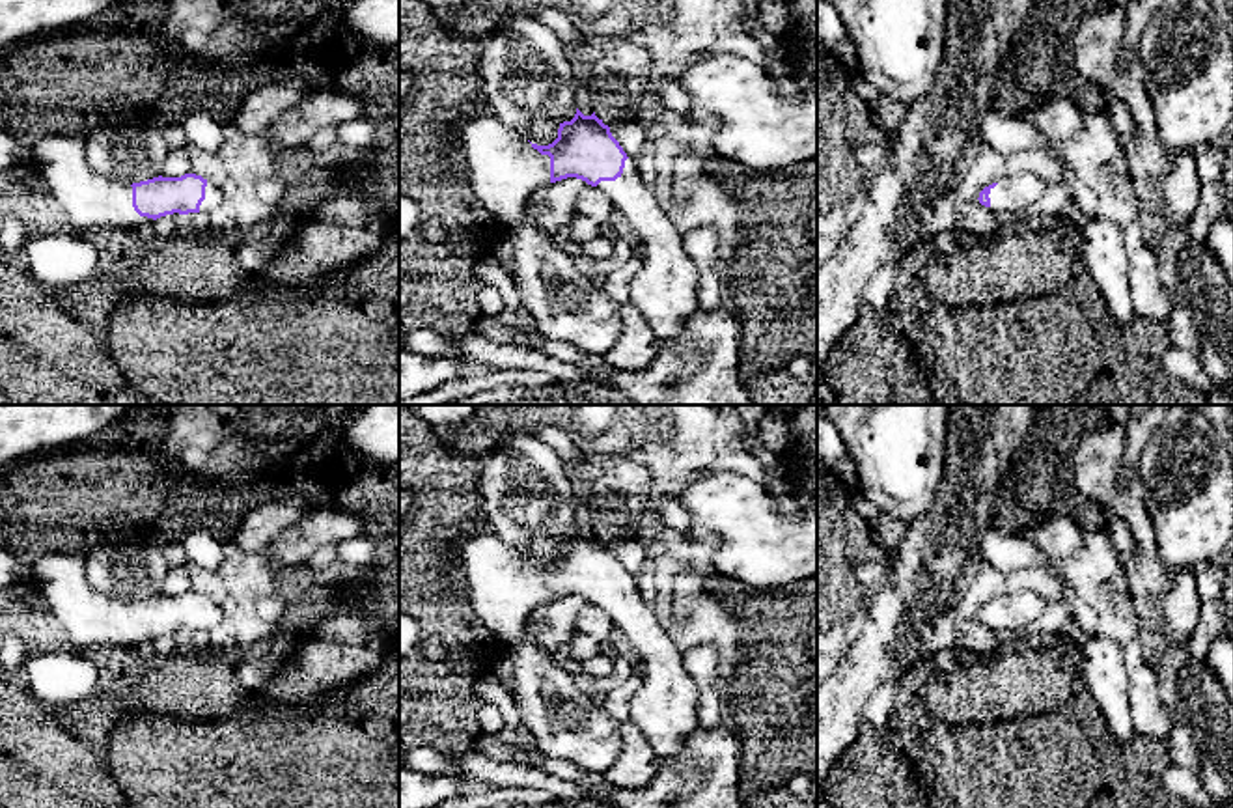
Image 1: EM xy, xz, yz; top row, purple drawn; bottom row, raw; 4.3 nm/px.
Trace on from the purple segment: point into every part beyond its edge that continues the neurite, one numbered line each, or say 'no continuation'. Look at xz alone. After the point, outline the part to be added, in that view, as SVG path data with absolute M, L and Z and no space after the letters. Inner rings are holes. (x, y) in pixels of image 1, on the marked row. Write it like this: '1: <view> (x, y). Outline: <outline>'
1: xz (504, 170). Outline: M487 110L466 123L463 153L476 196L507 228L520 224L528 198L550 185L550 157Z
2: xz (664, 290). Outline: M630 159L616 181L601 181L597 187L610 196L632 239L645 250L642 267L630 280L630 304L647 319L662 347L700 308L696 263Z

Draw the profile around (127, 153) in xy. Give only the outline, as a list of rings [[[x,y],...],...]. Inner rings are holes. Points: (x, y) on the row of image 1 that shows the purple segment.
[[[110,125],[86,136],[88,166],[125,185],[159,177],[168,151],[155,125]]]

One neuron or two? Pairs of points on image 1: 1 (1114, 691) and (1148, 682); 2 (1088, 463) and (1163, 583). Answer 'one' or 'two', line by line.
1: two
2: one

